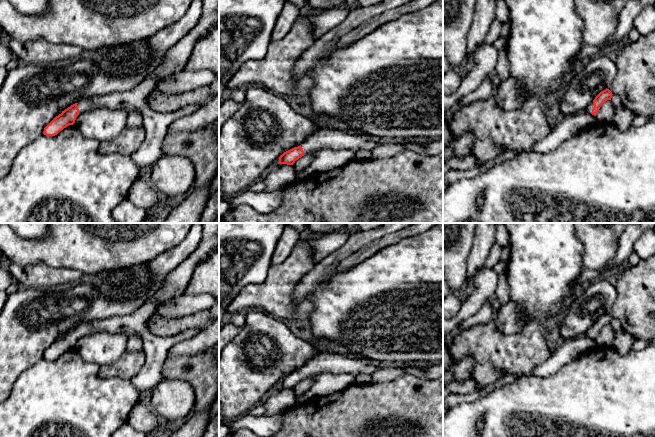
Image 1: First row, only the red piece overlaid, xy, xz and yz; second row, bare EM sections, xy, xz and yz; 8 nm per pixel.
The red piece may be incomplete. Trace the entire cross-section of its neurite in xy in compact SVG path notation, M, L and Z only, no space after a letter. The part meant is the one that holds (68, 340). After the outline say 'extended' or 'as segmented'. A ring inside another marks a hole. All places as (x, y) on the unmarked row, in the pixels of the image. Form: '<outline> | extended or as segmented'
M146 301L134 312L111 317L104 320L84 322L62 335L45 352L43 358L55 360L64 352L73 349L79 338L97 332L121 332L128 338L137 335L143 342L145 364L141 370L130 379L140 396L151 390L163 379L162 368L168 357L169 350L177 343L194 337L202 328L190 328L175 336L160 337L154 335L148 328L147 322L154 314L154 302Z | extended

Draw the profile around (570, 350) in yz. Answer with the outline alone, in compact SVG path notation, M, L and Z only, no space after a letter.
M586 336L563 340L561 345L540 366L533 368L533 375L547 377L555 374L561 367L578 360L581 356L595 352L596 340Z

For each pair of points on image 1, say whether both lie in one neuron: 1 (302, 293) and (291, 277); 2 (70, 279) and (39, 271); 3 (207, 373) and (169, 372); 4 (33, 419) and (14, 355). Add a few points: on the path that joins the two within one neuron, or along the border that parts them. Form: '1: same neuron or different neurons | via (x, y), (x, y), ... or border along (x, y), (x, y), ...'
1: different neurons | border along (313, 267), (295, 287), (293, 301), (296, 305)
2: same neuron | via (62, 277), (47, 277)
3: same neuron | via (198, 372), (178, 372)
4: different neurons | border along (39, 360), (19, 376), (10, 393)

